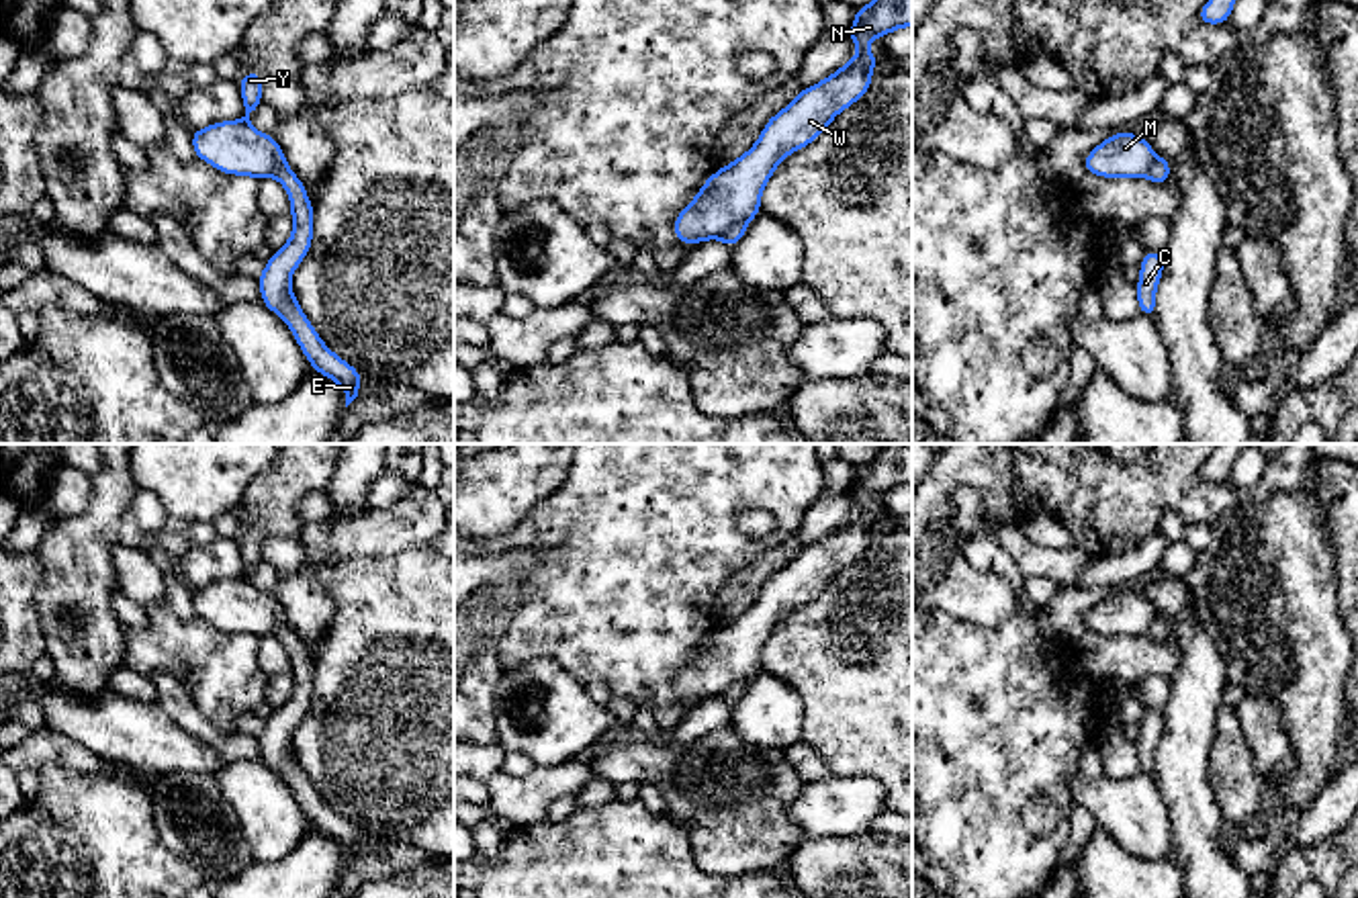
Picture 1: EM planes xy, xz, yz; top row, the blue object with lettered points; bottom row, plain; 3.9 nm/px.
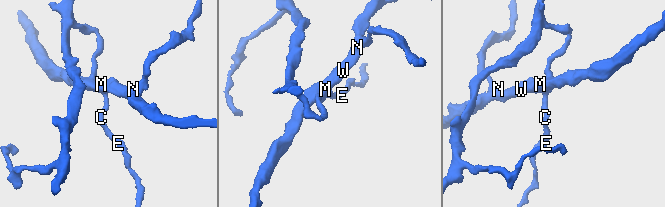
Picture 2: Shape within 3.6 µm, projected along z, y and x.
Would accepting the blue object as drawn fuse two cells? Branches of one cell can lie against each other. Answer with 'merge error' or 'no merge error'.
merge error

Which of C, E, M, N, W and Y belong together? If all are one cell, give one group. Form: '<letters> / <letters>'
C E Y / M N W

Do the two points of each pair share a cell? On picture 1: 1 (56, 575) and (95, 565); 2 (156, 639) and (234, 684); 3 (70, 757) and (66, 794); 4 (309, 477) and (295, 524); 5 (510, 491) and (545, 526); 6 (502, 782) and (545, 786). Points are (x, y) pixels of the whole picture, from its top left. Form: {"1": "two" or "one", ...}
{"1": "one", "2": "one", "3": "two", "4": "one", "5": "two", "6": "one"}

